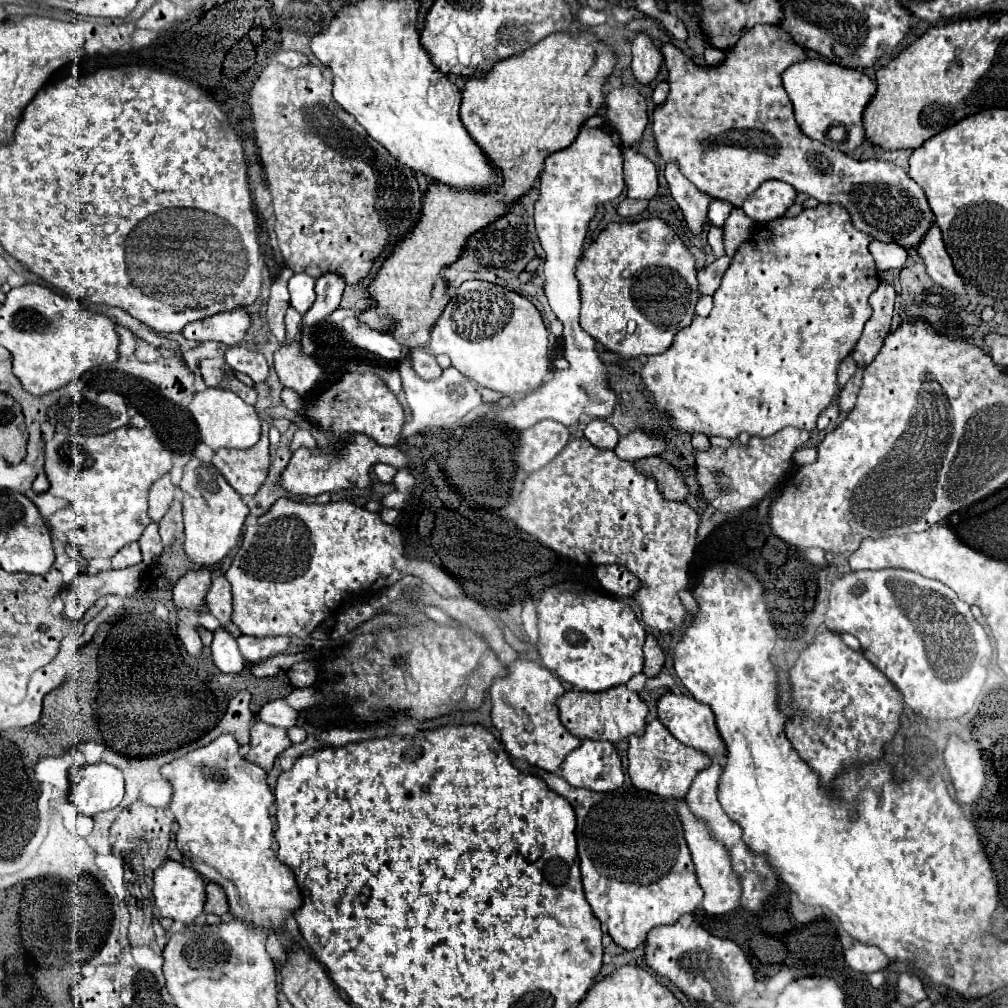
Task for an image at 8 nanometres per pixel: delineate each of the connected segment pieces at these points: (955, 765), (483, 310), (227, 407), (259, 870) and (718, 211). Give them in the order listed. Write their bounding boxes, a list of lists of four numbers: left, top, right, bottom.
[[944,736,984,804],[426,280,550,396],[188,388,262,450],[160,734,302,930],[708,200,732,228]]

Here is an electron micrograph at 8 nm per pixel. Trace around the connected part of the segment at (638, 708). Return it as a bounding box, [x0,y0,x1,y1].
[558,684,646,742]

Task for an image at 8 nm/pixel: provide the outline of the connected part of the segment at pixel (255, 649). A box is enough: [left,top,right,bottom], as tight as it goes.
[238,636,290,662]

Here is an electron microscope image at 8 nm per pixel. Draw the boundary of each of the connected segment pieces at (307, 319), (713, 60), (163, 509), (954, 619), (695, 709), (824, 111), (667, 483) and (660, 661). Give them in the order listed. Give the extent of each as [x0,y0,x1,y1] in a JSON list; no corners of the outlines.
[[302,272,344,356],[704,46,726,66],[148,476,174,522],[824,568,992,720],[656,692,724,758],[782,60,876,152],[634,456,688,500],[644,634,664,676]]

